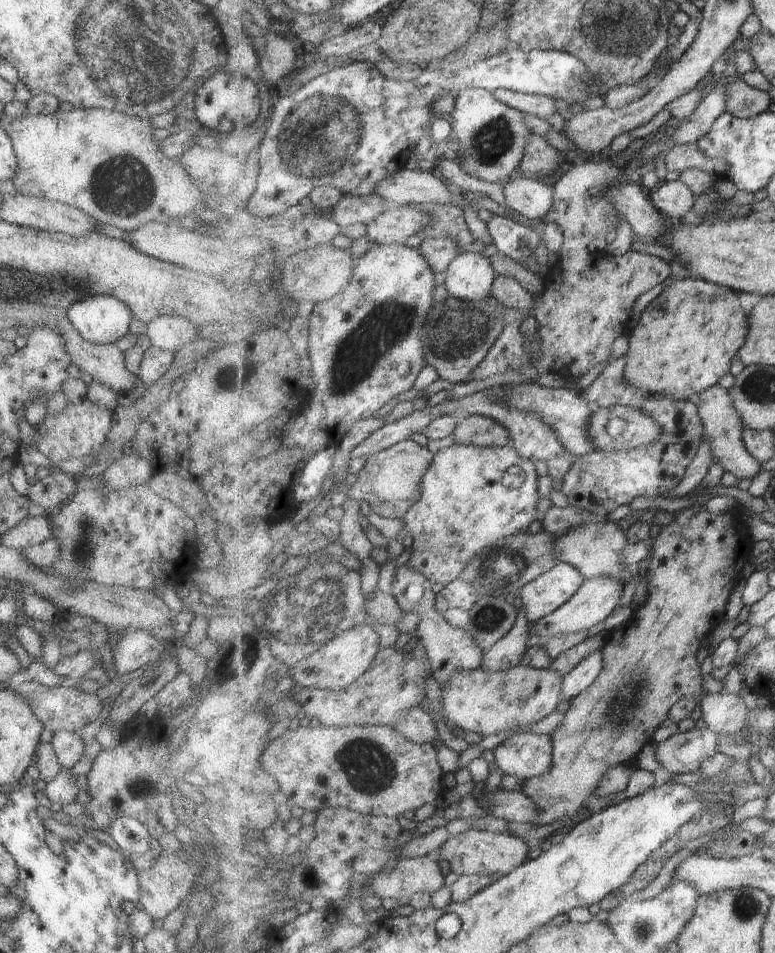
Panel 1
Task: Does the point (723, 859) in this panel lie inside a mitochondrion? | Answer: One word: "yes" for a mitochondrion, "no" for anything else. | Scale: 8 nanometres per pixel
no

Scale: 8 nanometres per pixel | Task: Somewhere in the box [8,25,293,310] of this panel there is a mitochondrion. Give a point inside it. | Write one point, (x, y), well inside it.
(119, 184)

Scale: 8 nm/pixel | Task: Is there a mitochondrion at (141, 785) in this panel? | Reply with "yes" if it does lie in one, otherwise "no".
yes

